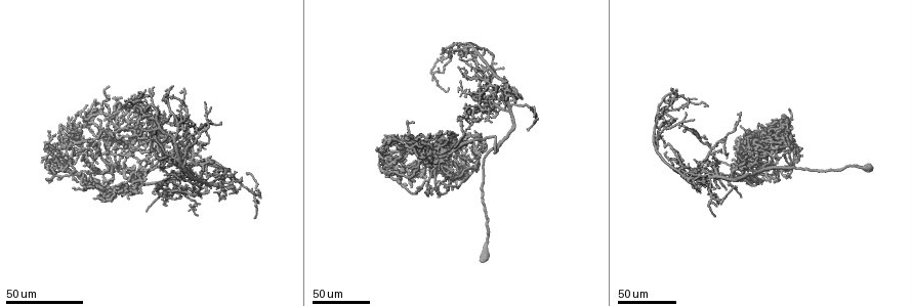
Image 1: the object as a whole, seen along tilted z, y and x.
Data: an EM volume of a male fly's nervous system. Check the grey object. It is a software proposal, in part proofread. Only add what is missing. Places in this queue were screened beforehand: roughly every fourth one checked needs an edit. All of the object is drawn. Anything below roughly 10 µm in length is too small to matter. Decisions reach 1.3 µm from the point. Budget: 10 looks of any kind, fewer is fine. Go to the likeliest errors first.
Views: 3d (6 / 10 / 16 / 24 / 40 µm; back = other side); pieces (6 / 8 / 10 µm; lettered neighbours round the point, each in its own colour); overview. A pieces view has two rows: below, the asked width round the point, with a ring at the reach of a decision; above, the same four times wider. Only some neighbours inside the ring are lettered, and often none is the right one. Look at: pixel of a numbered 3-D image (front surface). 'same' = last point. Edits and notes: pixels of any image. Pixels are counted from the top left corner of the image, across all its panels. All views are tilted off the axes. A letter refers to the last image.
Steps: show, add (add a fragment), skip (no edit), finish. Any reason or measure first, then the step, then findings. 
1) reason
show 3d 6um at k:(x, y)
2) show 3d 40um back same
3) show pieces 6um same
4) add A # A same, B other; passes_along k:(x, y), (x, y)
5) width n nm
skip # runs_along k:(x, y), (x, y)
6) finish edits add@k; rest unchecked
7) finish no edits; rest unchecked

free end
show 3d 40um at 1:(468, 154)

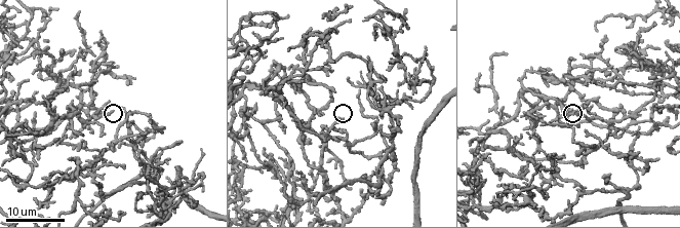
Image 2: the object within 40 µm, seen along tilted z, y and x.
show pieces 6um at 2:(577, 111)

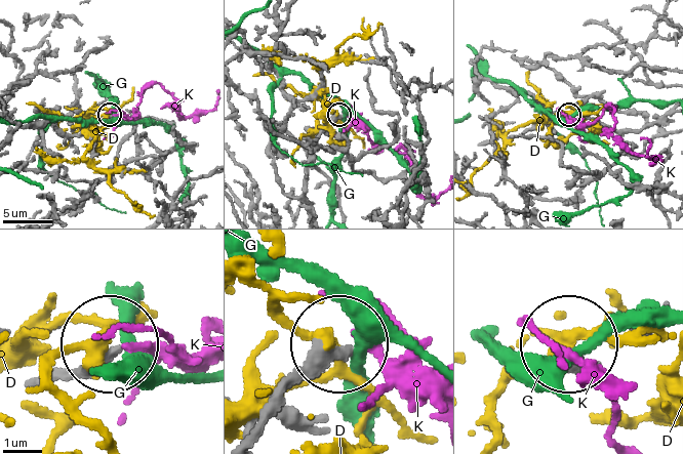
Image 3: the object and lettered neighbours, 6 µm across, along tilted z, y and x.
skip # D other, G other, K other; runs_along 3:(268, 415), (340, 345); no lettered fragment goes on from it

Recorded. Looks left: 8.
free end
show 3d 24um at 1:(60, 139)

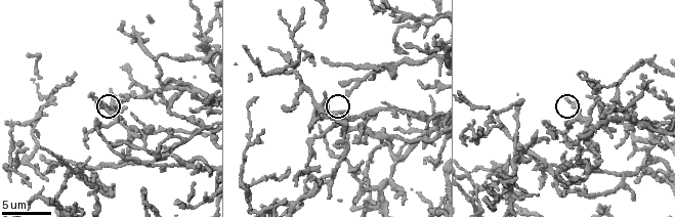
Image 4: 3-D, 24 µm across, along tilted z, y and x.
what lies round it
show pieces 10um at 4:(96, 100)

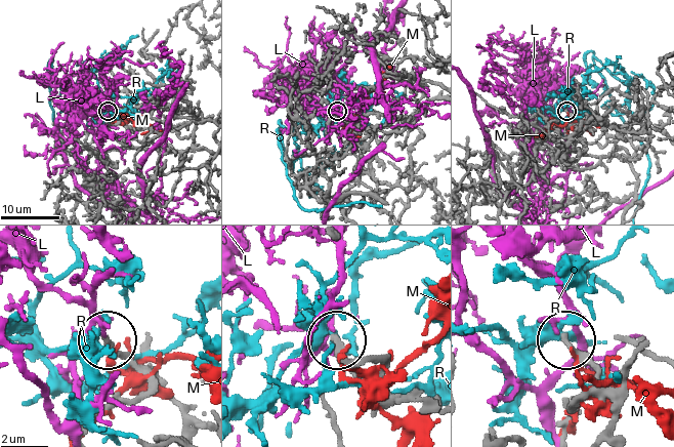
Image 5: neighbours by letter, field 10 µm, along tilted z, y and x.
width 250 nm
skip # L other, M other, R other; no lettered fragment goes on from it

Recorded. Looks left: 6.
branch stops here
show 3d 24um at 1:(704, 159)

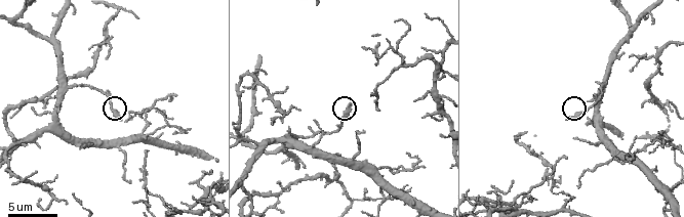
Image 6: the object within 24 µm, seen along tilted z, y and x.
see the neighbours
show pieces 6um at 6:(120, 119)

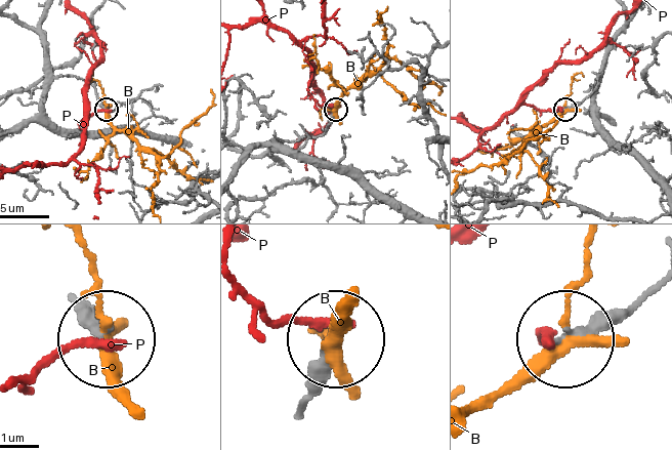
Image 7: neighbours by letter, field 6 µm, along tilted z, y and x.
skip # B other, P other; no lettered fragment goes on from it

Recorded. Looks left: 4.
an open end
show 3d 24um at 1:(107, 145)

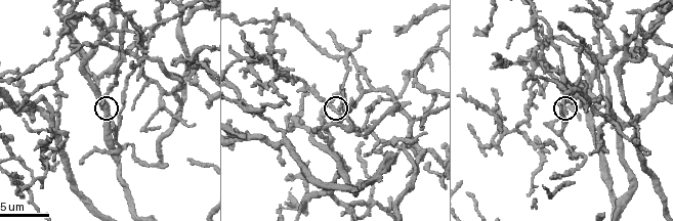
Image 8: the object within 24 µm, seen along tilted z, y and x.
show 3d 6um at 8:(581, 106)

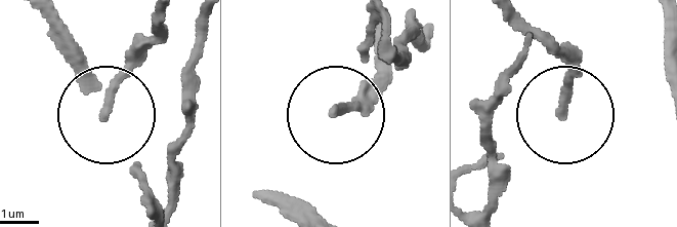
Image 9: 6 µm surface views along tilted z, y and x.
show pieces 8um at 9:(334, 113)

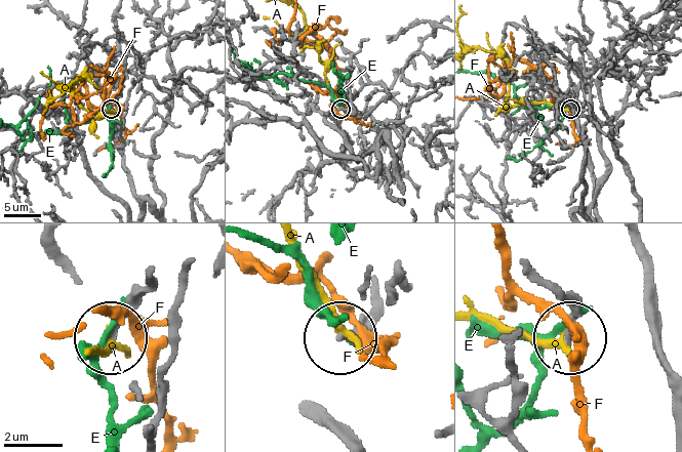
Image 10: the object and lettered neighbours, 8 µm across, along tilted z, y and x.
width 210 nm
skip # A other, E other, F other; runs_along 10:(547, 289), (566, 305), (567, 335); none of them fits

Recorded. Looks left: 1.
branch stops here
show pieces 6um at 8:(572, 10)

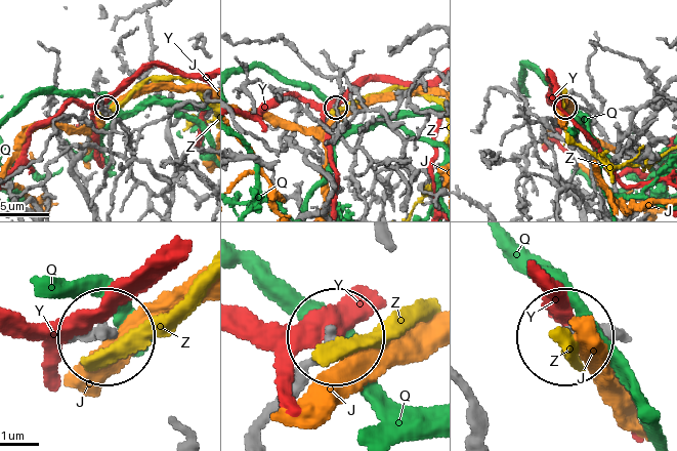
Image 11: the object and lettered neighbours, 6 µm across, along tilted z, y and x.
skip # J other, Q other, Y other, Z other; none of them fits

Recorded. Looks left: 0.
finish no edits; rest unchecked

